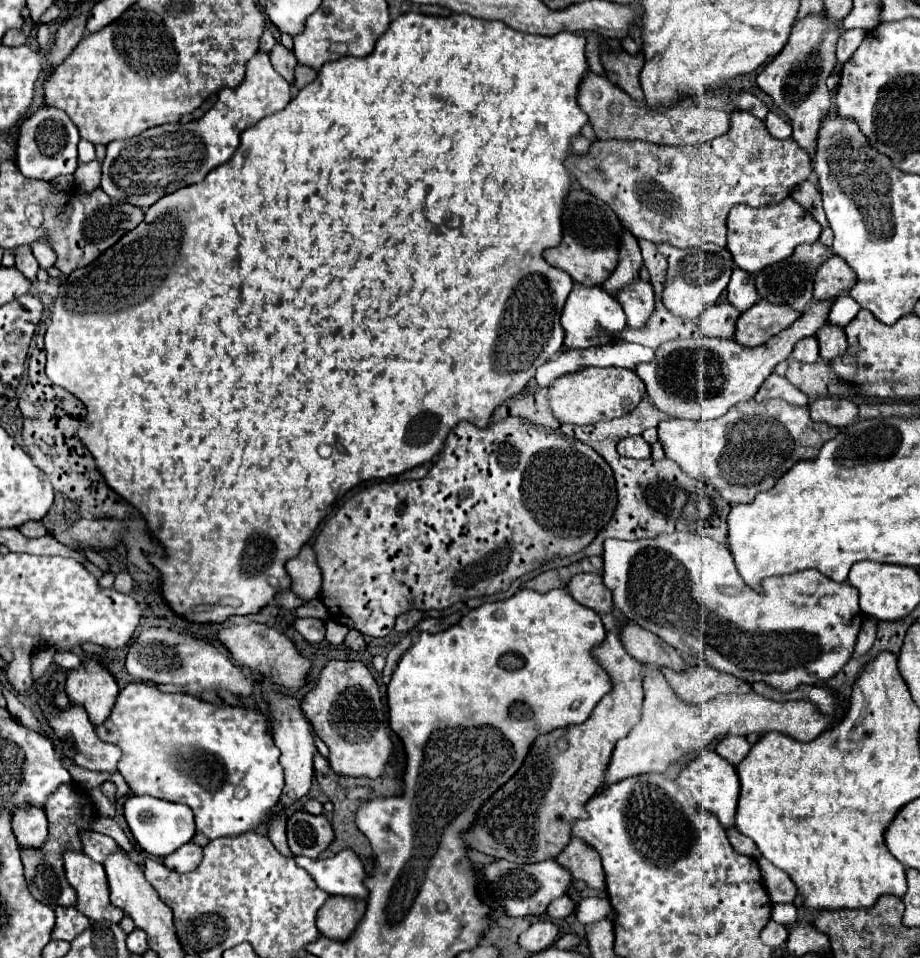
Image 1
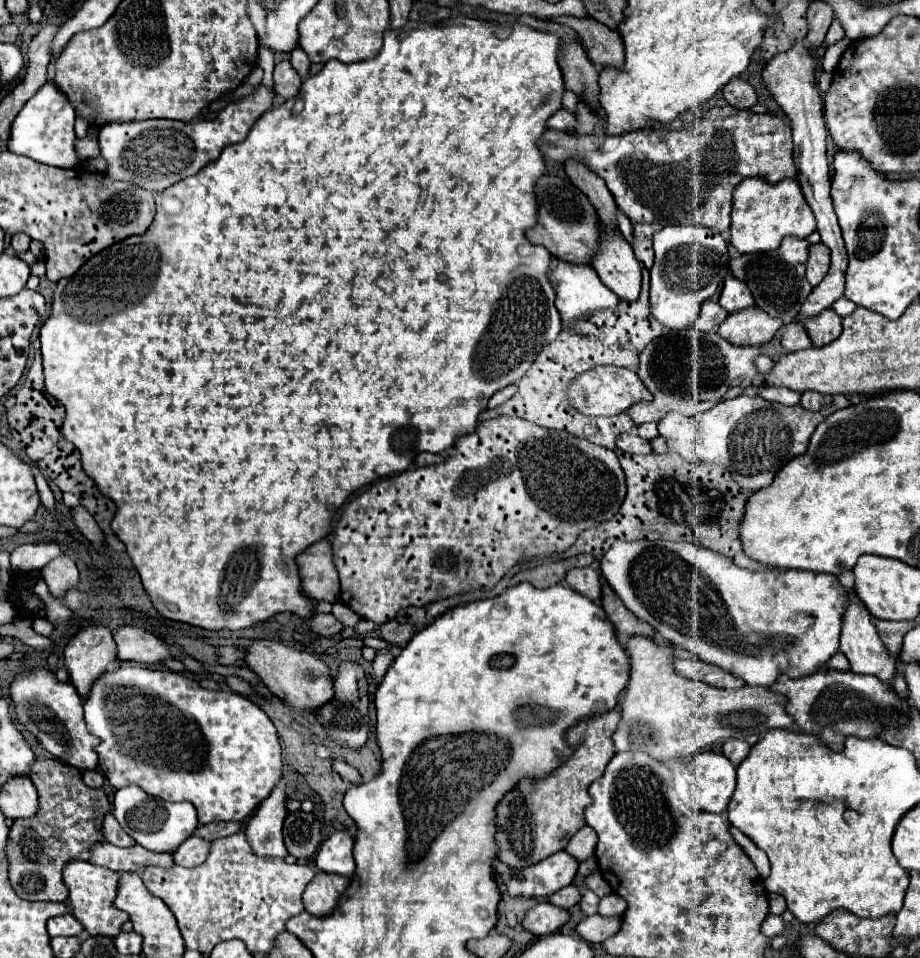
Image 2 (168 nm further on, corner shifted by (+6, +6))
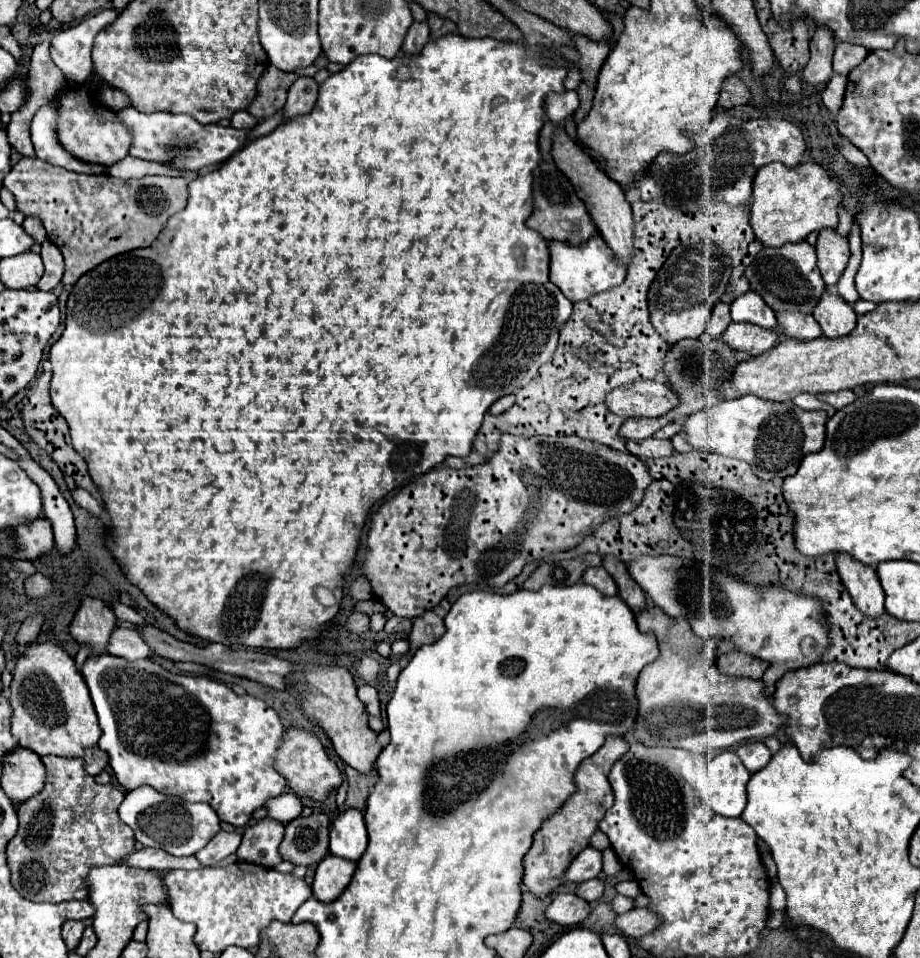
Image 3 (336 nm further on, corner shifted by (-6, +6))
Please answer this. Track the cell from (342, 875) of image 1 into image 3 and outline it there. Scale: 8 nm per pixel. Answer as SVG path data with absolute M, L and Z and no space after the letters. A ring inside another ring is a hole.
M345 810L331 824L331 854L357 862L367 848L367 828L359 810Z

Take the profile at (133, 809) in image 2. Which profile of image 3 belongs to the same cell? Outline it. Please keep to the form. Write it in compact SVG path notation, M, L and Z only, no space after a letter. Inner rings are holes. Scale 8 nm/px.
M139 786L127 792L119 806L119 816L133 828L137 842L157 846L173 856L193 856L219 832L219 818L209 804L191 804L175 796L165 796L151 786Z

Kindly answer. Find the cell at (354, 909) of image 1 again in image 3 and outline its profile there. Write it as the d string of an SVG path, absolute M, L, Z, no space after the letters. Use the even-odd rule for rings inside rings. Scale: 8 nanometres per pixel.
M331 854L323 858L317 866L315 880L313 880L315 898L325 904L337 900L343 894L343 890L349 886L355 870L357 870L355 862L333 858Z

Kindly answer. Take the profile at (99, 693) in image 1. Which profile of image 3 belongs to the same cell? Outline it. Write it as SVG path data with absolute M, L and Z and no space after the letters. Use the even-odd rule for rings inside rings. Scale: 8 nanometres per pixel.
M83 598L81 608L69 626L69 632L81 646L89 646L91 652L99 656L107 652L109 638L115 628L117 618L111 608L107 608L101 600Z

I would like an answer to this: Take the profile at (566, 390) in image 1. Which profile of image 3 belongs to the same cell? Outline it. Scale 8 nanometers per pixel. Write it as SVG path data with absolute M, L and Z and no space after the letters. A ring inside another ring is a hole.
M637 380L611 390L605 398L609 412L625 418L663 416L679 404L669 386L655 380Z

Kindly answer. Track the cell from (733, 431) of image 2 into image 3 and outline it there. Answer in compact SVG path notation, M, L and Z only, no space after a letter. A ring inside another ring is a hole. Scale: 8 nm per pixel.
M757 396L719 400L717 404L691 414L683 432L687 442L697 450L709 450L721 456L745 460L761 480L783 480L797 472L809 452L817 452L825 440L825 410L803 410L793 402L771 402Z

